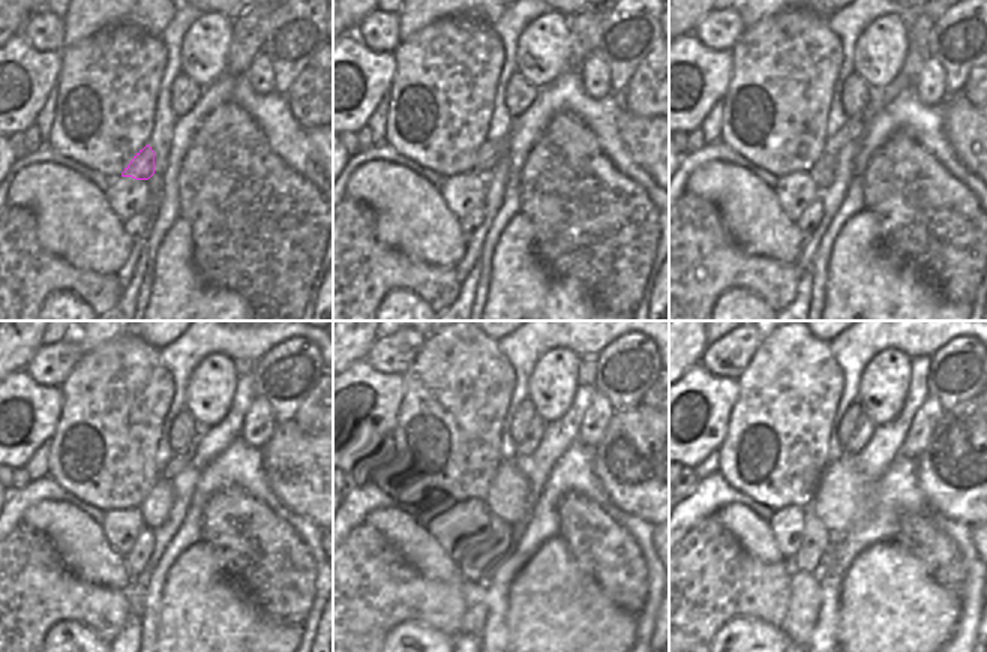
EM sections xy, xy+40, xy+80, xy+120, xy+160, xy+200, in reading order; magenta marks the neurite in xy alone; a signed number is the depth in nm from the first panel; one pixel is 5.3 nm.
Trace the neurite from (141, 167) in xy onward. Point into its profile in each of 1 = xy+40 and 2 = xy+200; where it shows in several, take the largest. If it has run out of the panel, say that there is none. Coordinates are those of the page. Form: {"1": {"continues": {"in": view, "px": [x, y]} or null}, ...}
{"1": {"continues": {"in": "xy+40", "px": [491, 152]}}, "2": {"continues": {"in": "xy+200", "px": [866, 426]}}}

